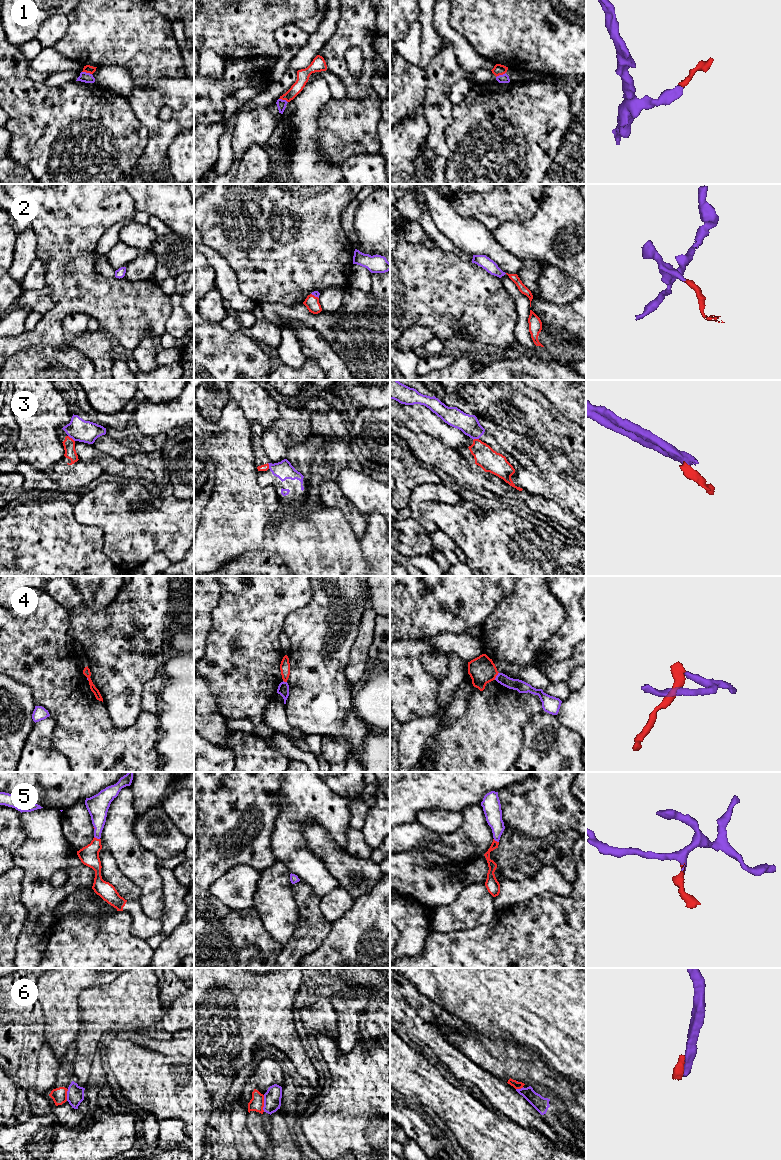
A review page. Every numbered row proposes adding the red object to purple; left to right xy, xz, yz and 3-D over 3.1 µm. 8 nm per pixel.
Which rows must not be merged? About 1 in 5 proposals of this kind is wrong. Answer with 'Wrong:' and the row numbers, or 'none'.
Wrong: 3, 4, 6

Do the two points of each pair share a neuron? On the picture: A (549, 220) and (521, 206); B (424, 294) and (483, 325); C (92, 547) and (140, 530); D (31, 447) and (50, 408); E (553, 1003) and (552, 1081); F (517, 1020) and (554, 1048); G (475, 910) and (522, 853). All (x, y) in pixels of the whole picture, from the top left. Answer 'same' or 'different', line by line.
A: different
B: same
C: different
D: same
E: different
F: same
G: different

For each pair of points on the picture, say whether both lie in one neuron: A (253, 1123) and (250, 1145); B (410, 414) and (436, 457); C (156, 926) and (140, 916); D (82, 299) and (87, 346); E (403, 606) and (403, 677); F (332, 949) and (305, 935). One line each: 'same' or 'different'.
A: different
B: different
C: same
D: different
E: different
F: different

